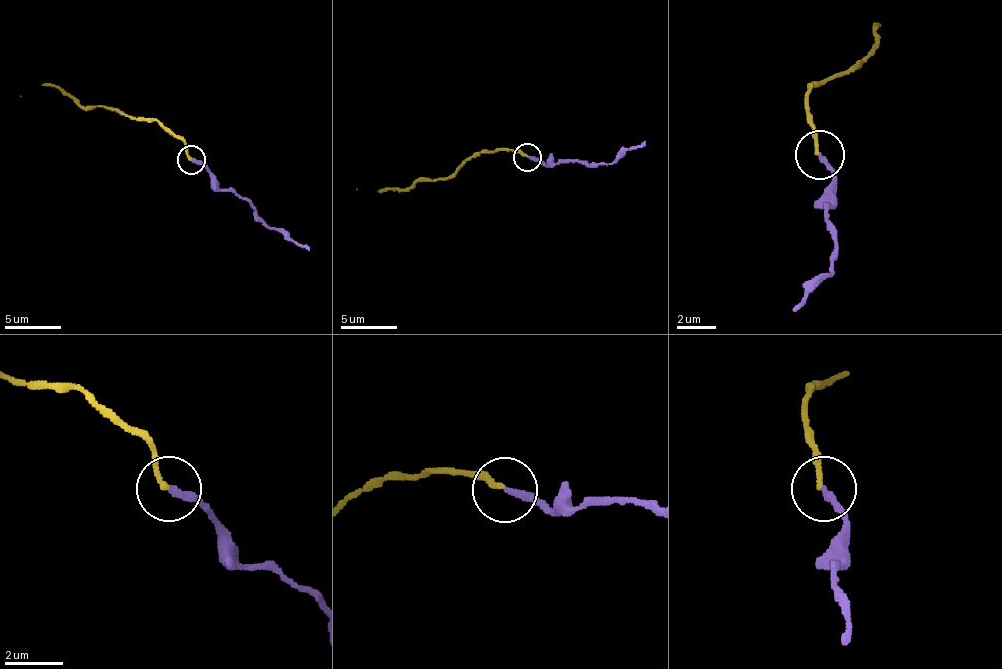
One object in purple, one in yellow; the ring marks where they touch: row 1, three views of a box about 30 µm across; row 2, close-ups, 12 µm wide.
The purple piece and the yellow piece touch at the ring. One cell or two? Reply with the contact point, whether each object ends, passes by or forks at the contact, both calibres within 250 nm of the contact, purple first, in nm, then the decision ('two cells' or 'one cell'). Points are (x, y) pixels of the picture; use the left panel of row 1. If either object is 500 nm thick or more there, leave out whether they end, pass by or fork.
place (191, 159); purple ends; yellow ends; calibres 240 and 160 nm; one cell

